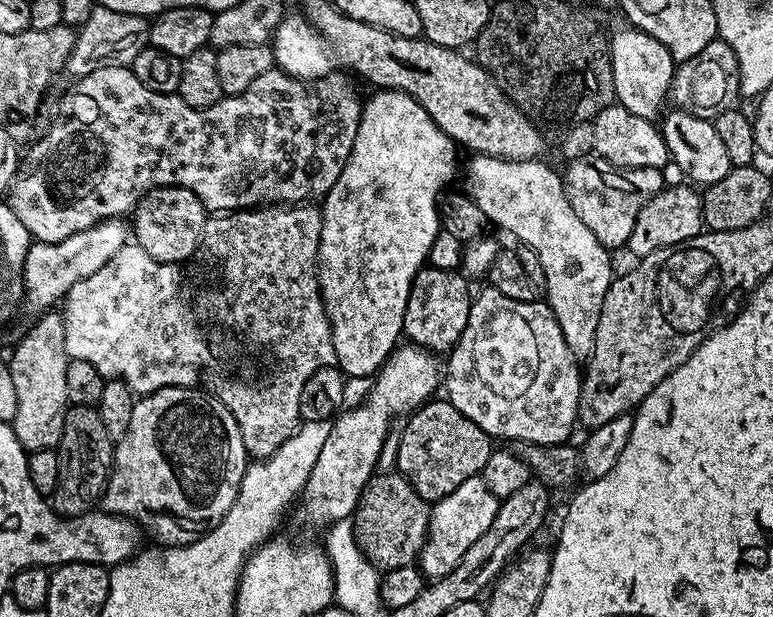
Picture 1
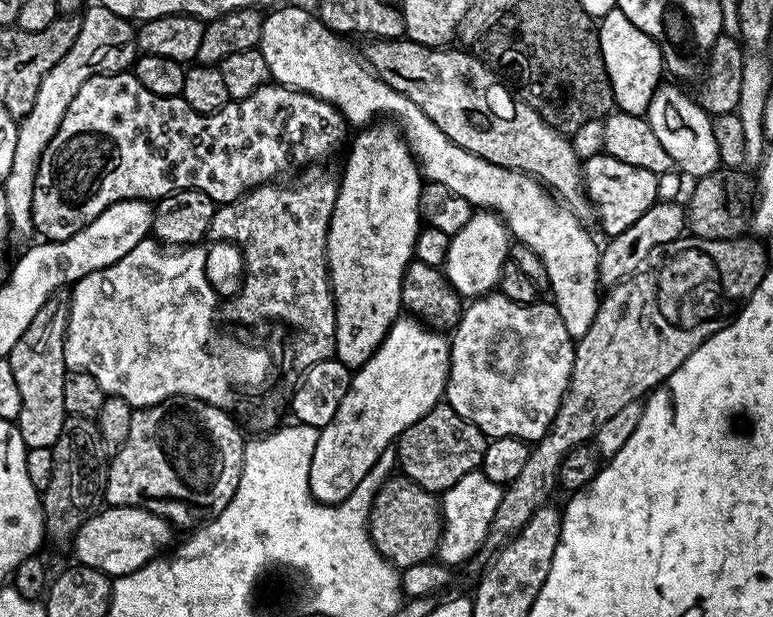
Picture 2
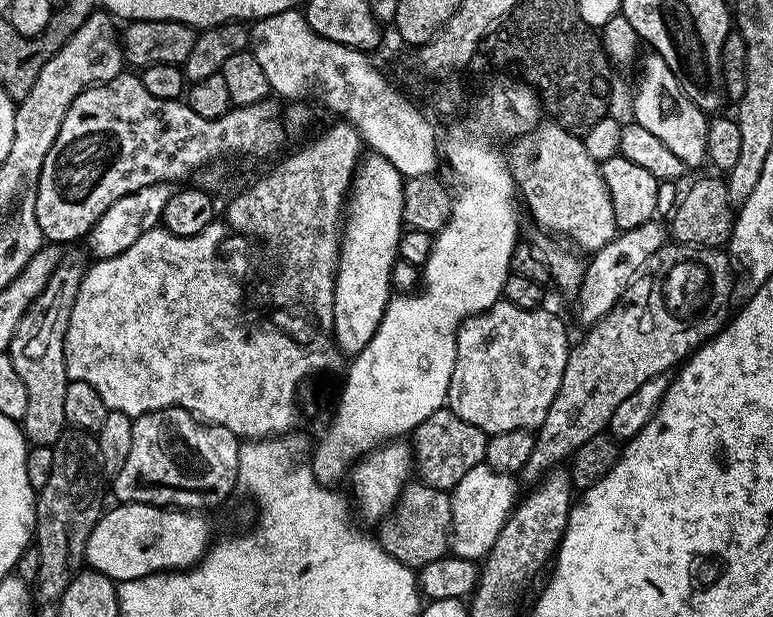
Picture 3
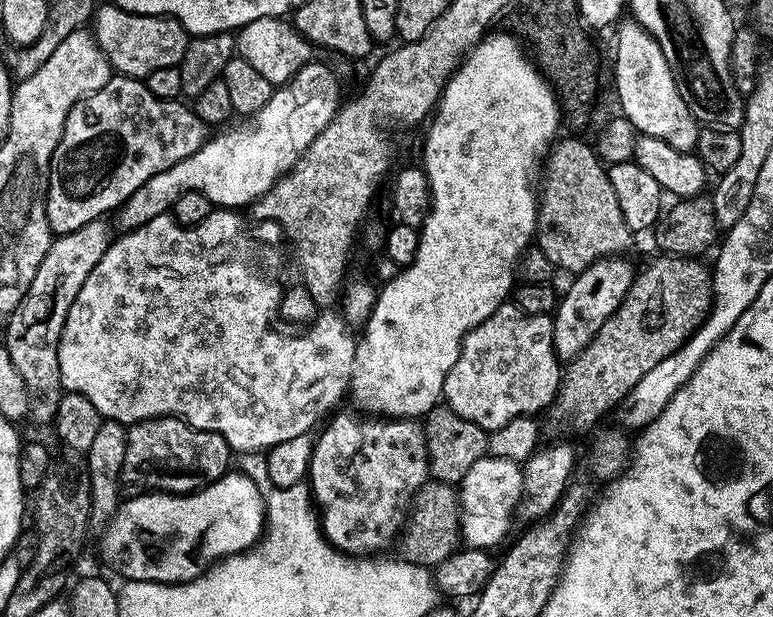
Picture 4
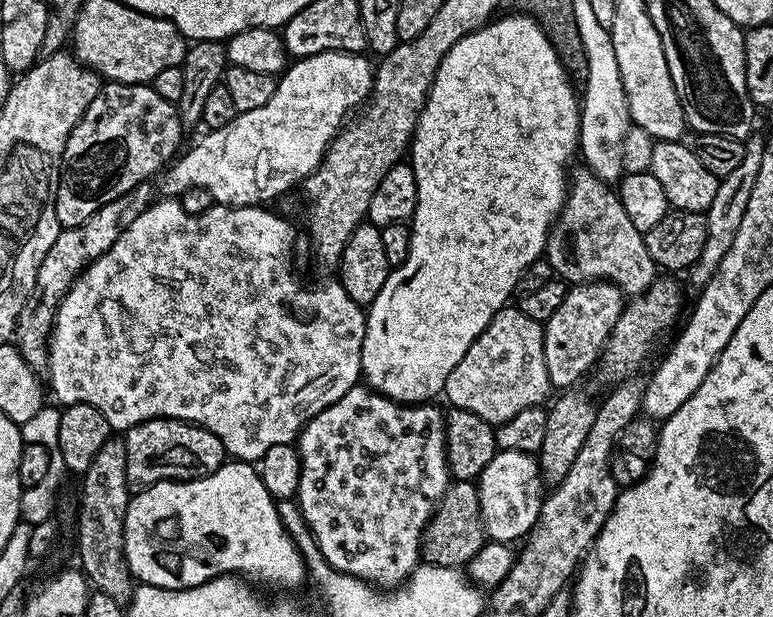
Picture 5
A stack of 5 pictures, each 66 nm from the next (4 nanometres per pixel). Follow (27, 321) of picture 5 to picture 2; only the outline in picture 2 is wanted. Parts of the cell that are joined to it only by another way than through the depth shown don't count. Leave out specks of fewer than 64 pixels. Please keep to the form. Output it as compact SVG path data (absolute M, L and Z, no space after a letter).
M64 290L57 291L56 295L51 296L46 302L46 306L42 306L42 310L38 310L38 314L34 314L34 322L30 322L30 326L26 326L26 334L22 334L22 338L15 342L14 348L6 357L10 370L14 370L14 382L18 382L18 394L22 394L22 410L20 411L18 427L22 434L24 447L27 449L52 449L58 442L58 434L62 434L66 415L62 402L62 386L66 375L64 338L68 331L69 300L69 293Z

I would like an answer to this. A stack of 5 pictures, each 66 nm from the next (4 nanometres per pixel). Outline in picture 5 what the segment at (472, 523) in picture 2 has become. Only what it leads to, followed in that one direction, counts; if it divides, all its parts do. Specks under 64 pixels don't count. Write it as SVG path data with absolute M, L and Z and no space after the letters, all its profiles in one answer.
M497 451L495 458L478 478L480 517L484 519L487 539L512 544L516 539L519 541L527 537L544 505L545 492L546 485L535 455L527 452Z

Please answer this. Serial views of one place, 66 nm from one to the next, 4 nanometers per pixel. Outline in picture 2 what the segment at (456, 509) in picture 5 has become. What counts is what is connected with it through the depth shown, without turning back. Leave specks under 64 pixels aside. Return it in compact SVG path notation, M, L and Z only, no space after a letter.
M393 474L385 482L374 498L372 513L368 516L368 532L372 535L374 546L389 564L397 570L410 566L418 566L422 562L433 559L440 546L440 534L444 531L444 514L437 493L428 492L418 482L403 474Z

